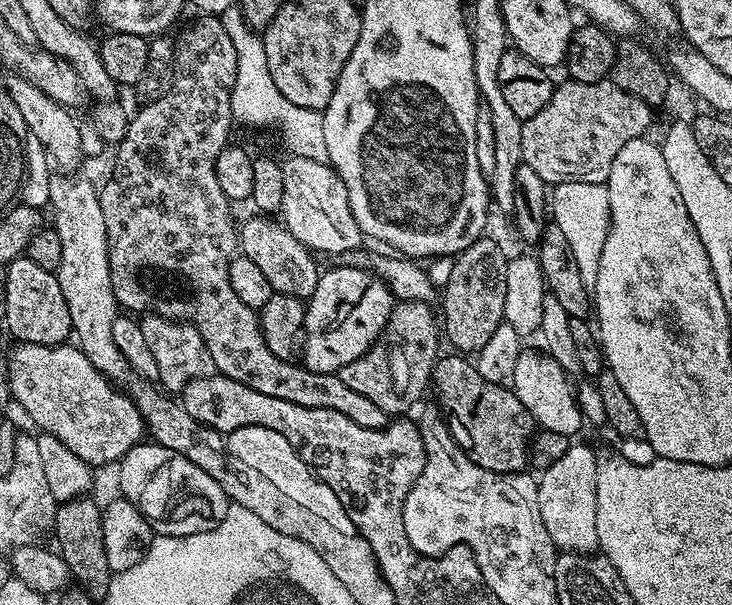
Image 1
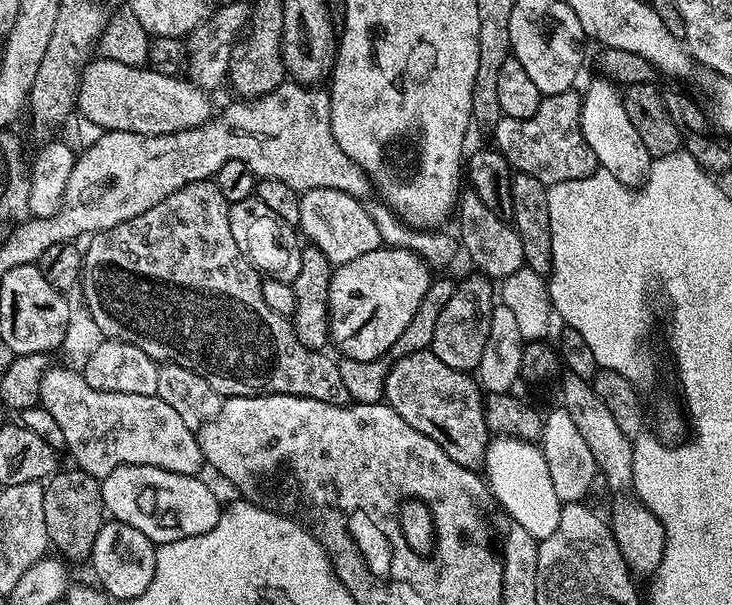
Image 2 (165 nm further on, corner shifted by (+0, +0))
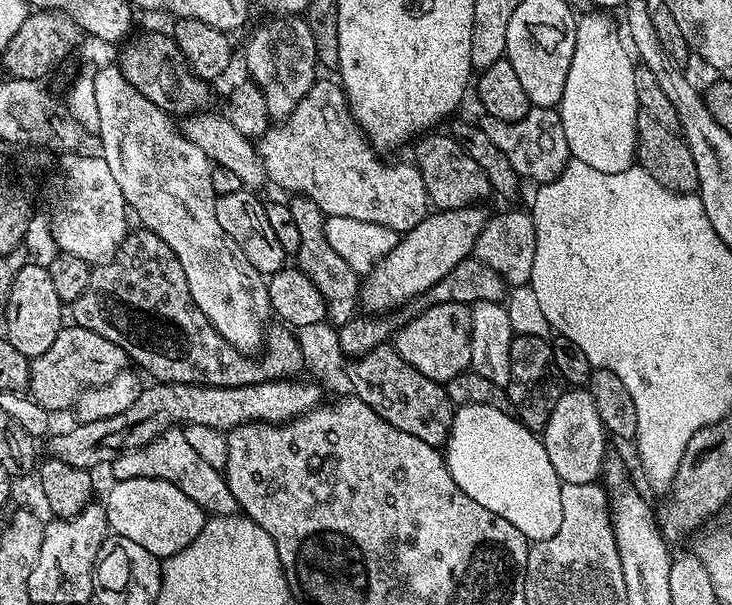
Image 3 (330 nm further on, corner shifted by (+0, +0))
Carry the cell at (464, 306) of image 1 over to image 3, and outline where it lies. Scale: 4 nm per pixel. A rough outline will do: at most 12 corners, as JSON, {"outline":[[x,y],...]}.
{"outline":[[442,302],[405,319],[394,347],[447,385],[472,368],[472,309]]}

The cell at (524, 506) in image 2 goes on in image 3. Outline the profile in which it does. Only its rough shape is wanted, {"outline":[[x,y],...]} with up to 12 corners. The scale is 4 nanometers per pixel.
{"outline":[[461,405],[444,457],[468,497],[531,543],[562,481],[511,413]]}

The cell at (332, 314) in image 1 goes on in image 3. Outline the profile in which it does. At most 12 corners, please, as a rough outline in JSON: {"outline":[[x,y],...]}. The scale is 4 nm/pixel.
{"outline":[[429,211],[363,277],[388,314],[475,253],[490,212]]}

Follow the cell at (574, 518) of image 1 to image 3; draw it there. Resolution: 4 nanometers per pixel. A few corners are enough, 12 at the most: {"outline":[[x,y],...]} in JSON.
{"outline":[[569,387],[542,430],[563,483],[591,484],[610,452],[587,387]]}

